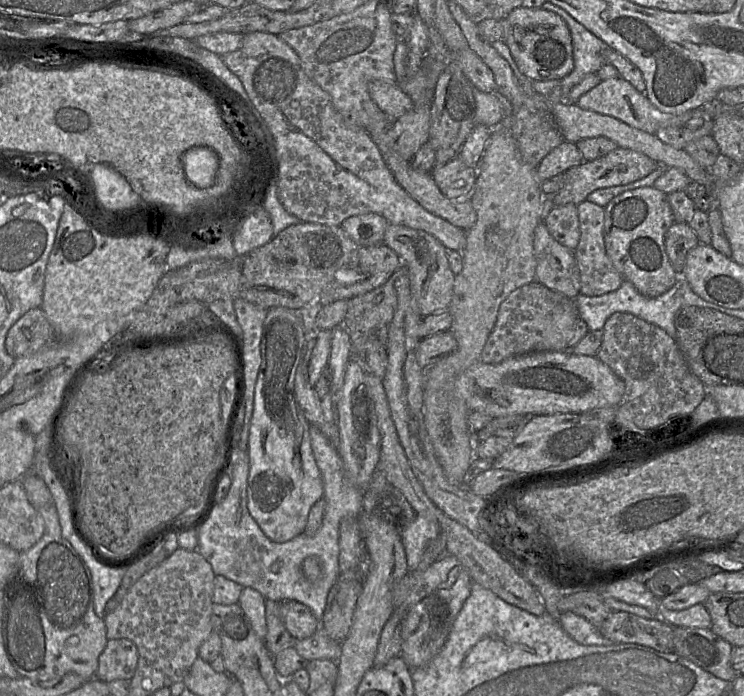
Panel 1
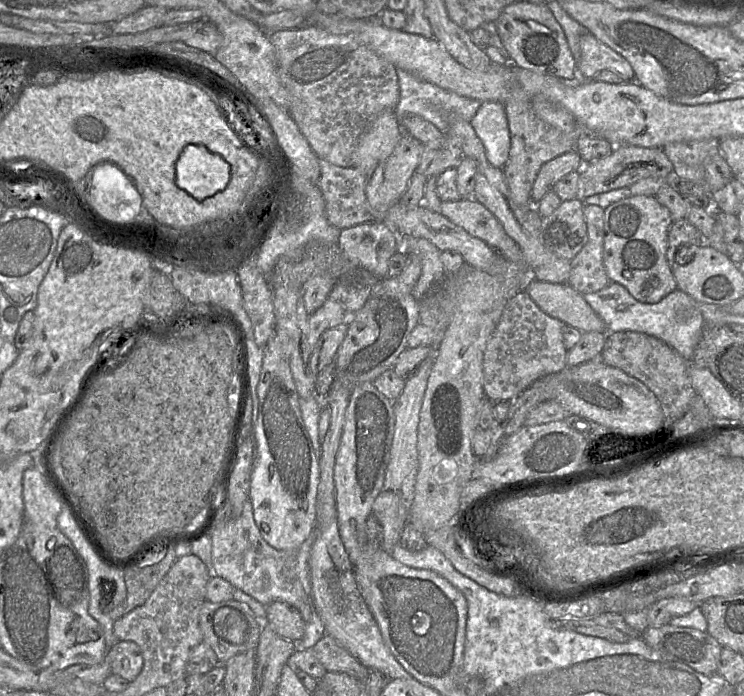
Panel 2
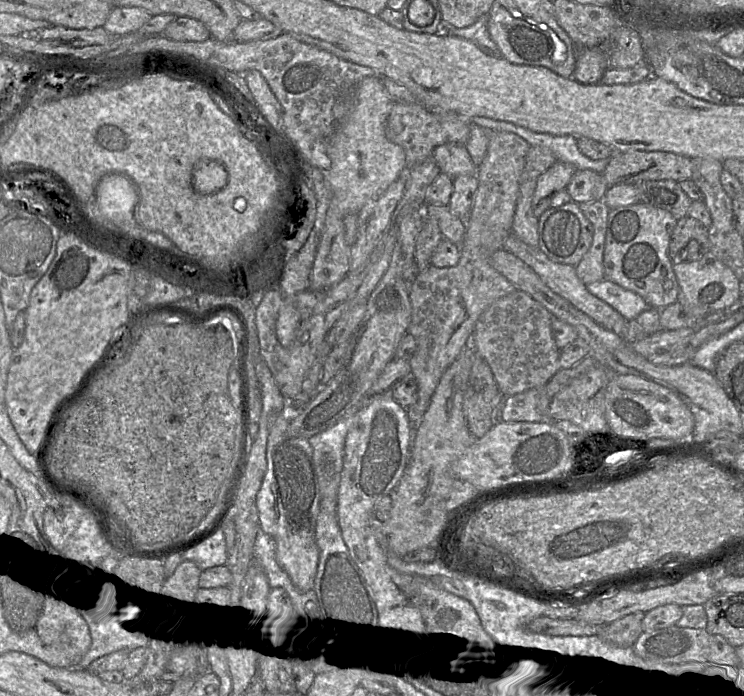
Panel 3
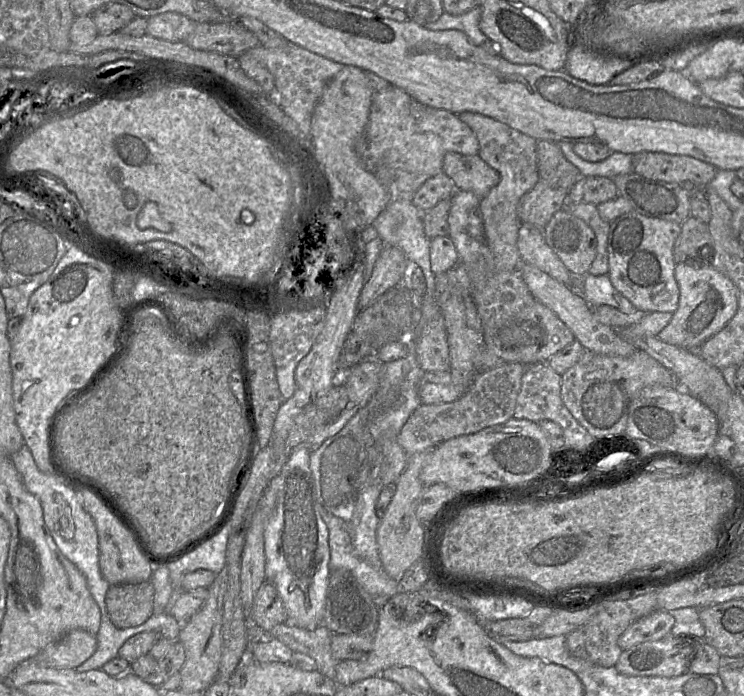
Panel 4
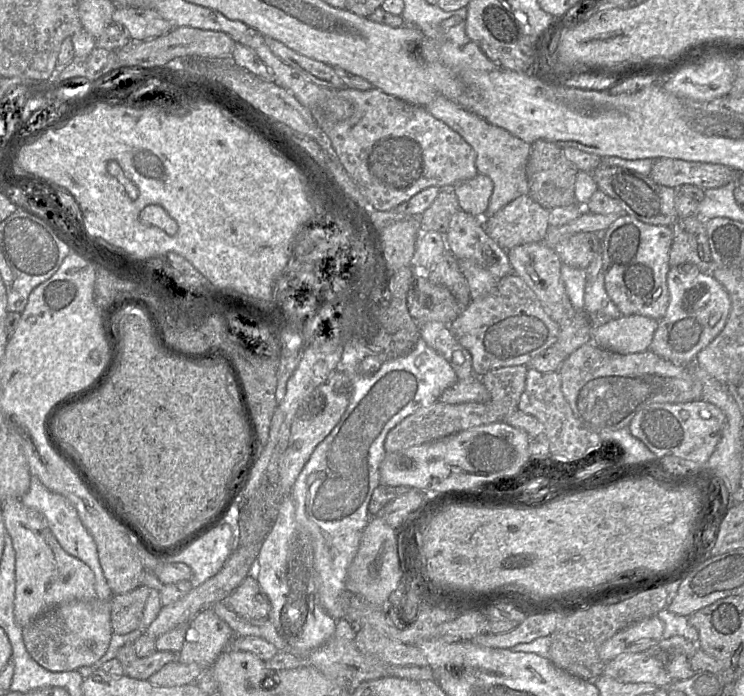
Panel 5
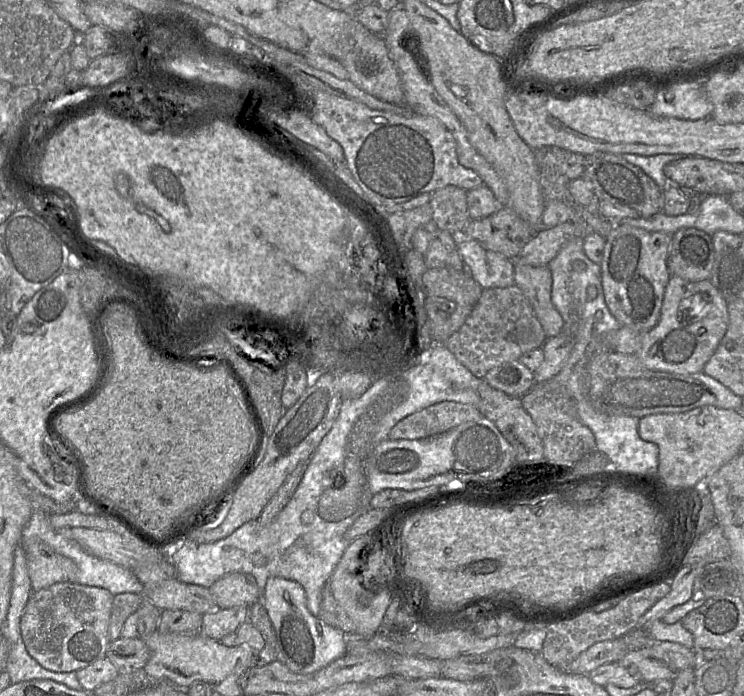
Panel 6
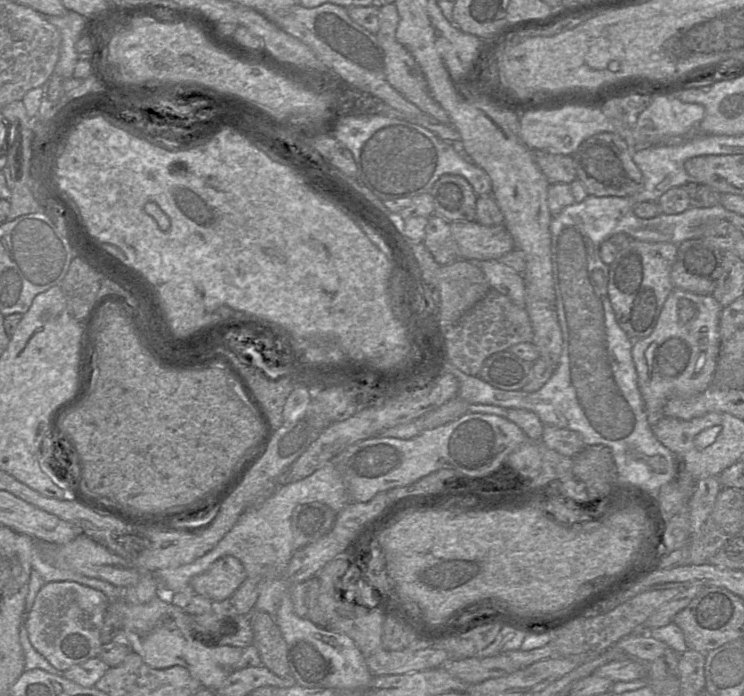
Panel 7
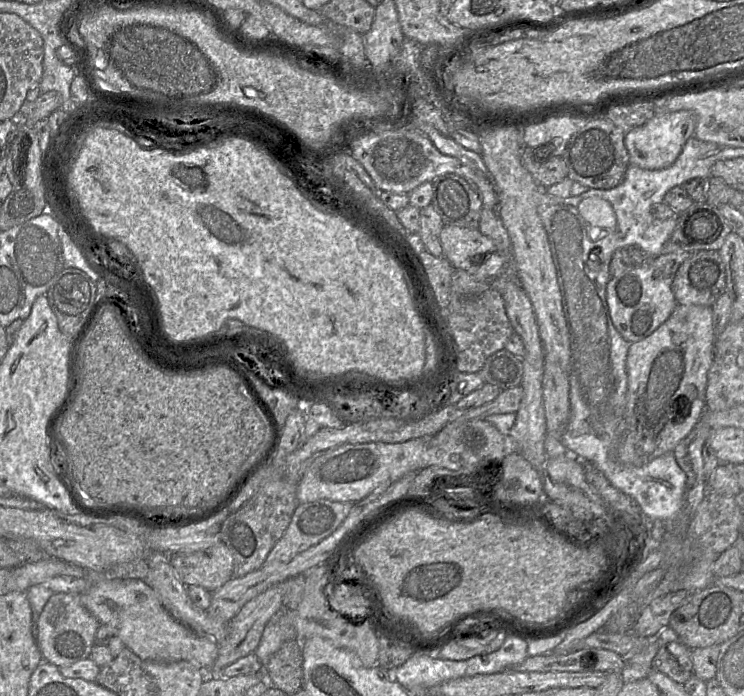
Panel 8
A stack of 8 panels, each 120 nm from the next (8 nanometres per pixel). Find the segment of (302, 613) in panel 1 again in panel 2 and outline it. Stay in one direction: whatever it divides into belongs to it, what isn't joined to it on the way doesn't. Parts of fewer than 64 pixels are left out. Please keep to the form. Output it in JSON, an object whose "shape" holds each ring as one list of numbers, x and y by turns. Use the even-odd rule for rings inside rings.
{"shape":[[276,600,267,605,265,620,261,622,268,622,278,635,291,641,301,639,305,633,305,622,300,611,292,604,284,601]]}

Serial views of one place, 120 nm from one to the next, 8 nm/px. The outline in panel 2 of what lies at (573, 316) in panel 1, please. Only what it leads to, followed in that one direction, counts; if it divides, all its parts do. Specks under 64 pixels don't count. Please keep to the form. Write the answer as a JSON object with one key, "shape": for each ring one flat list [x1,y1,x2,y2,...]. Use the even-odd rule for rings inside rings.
{"shape":[[526,290,510,298,485,347,482,363,485,397,493,402,511,401,535,381,565,369,564,326,563,322,543,312]]}

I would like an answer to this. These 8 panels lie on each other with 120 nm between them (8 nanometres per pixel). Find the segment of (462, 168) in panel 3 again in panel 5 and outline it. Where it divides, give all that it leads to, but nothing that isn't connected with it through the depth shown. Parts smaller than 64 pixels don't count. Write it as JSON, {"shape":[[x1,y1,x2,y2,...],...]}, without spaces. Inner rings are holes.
{"shape":[[483,174,457,183,452,189,460,209,478,218,484,218,493,192,492,180]]}

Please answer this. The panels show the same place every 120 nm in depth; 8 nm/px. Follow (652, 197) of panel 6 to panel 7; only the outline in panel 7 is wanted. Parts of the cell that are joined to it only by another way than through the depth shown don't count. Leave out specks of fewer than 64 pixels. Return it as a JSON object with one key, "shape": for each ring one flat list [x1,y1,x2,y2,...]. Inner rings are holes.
{"shape":[[602,132,587,138,571,156,575,163,577,179,583,183,588,195,625,197,643,189,643,175,634,163,633,150,615,133]]}

